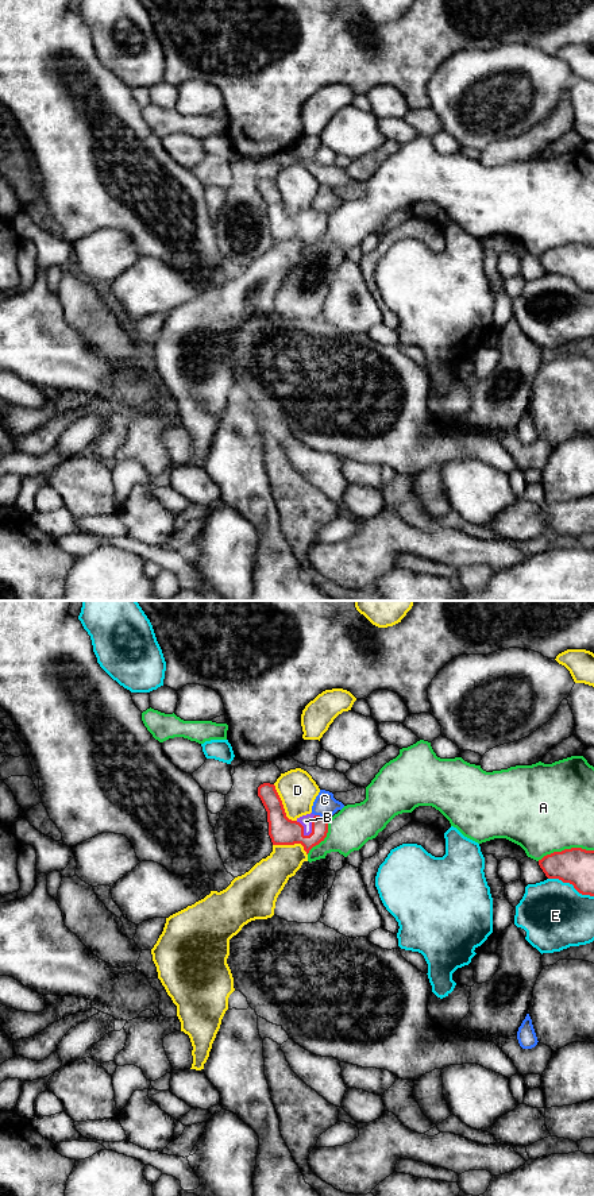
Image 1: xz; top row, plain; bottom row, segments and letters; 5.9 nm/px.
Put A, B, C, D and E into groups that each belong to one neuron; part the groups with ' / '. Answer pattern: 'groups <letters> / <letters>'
groups A / B / C / D / E

